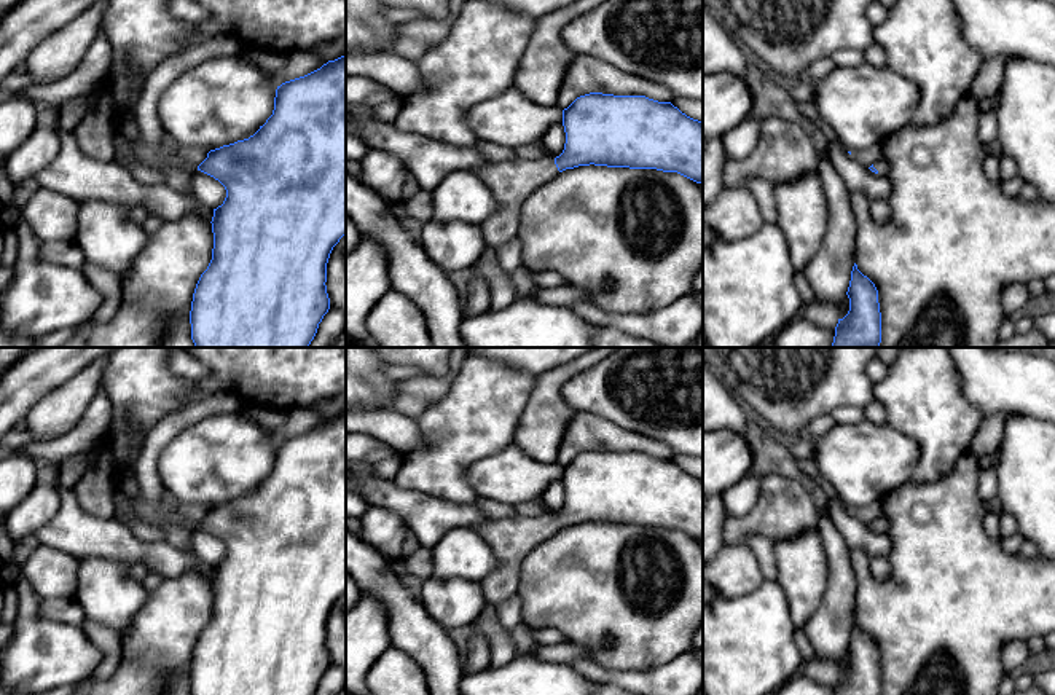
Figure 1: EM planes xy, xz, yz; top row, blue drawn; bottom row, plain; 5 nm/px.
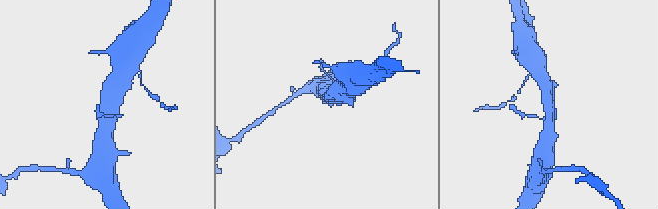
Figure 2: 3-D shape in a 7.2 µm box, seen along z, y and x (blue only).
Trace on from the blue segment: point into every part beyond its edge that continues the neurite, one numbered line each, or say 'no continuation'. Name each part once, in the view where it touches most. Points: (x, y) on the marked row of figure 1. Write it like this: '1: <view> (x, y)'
1: xz (512, 182)

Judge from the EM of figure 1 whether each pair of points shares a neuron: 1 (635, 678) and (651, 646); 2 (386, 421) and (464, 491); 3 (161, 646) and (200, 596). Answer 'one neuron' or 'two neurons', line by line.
1: two neurons
2: two neurons
3: one neuron

